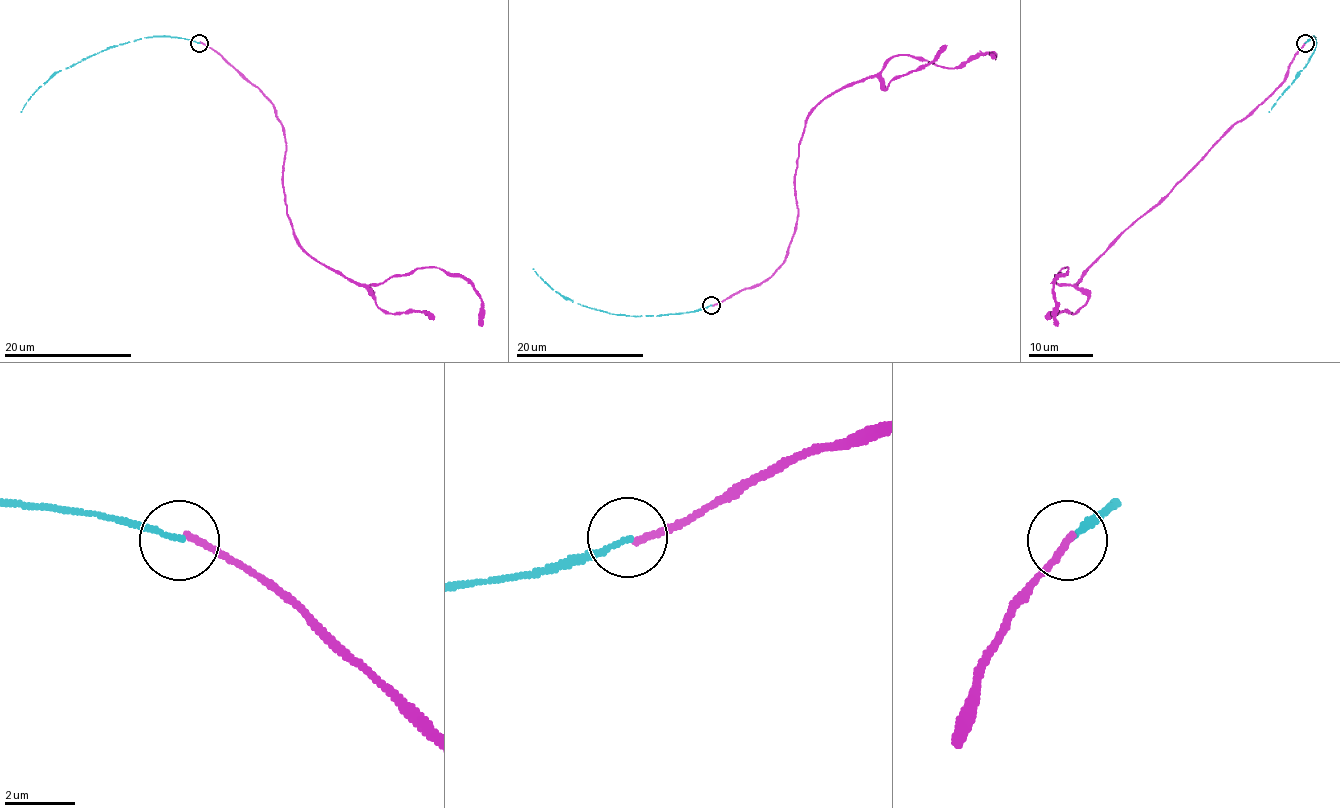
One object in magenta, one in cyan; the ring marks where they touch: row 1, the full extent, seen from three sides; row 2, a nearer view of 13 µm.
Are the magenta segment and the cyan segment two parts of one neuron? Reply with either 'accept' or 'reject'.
reject

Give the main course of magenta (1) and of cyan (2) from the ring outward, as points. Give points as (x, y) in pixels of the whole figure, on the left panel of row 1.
1: (199, 42), (273, 103), (294, 238), (355, 282), (379, 285), (427, 267), (459, 274), (482, 303), (482, 327)
2: (199, 42), (154, 36), (106, 47), (55, 73), (26, 102), (21, 111)

